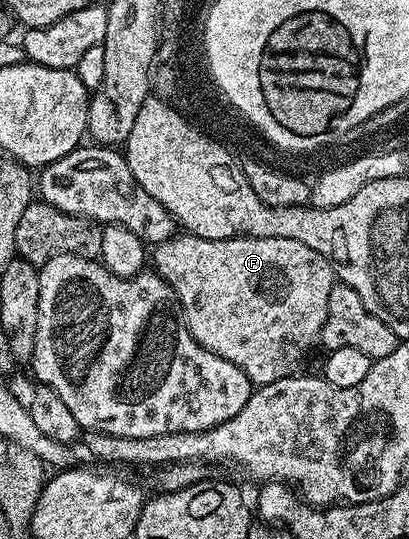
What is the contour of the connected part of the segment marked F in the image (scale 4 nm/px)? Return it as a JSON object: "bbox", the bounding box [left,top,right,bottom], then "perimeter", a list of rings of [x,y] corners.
{"bbox":[151,233,335,385],"perimeter":[[[188,233],[174,234],[172,239],[156,244],[151,259],[159,259],[157,267],[177,267],[181,275],[189,269],[189,309],[205,309],[201,327],[189,331],[203,349],[231,361],[255,385],[279,381],[294,374],[305,354],[318,346],[323,321],[327,321],[327,297],[335,282],[333,267],[315,249],[307,249],[299,241],[287,237],[258,239],[204,239]]]}

